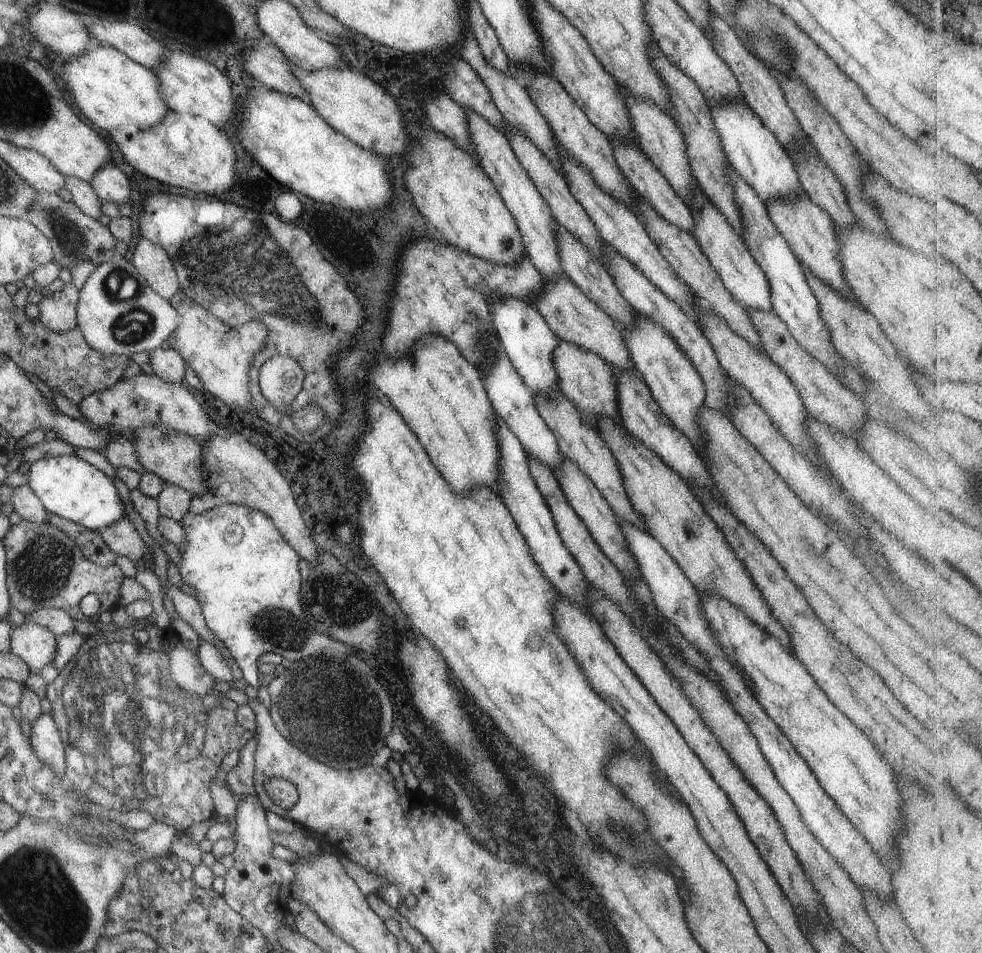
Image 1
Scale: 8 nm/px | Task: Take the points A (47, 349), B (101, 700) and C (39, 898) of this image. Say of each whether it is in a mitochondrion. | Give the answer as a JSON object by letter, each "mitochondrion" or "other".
{"A":"other","B":"mitochondrion","C":"mitochondrion"}

